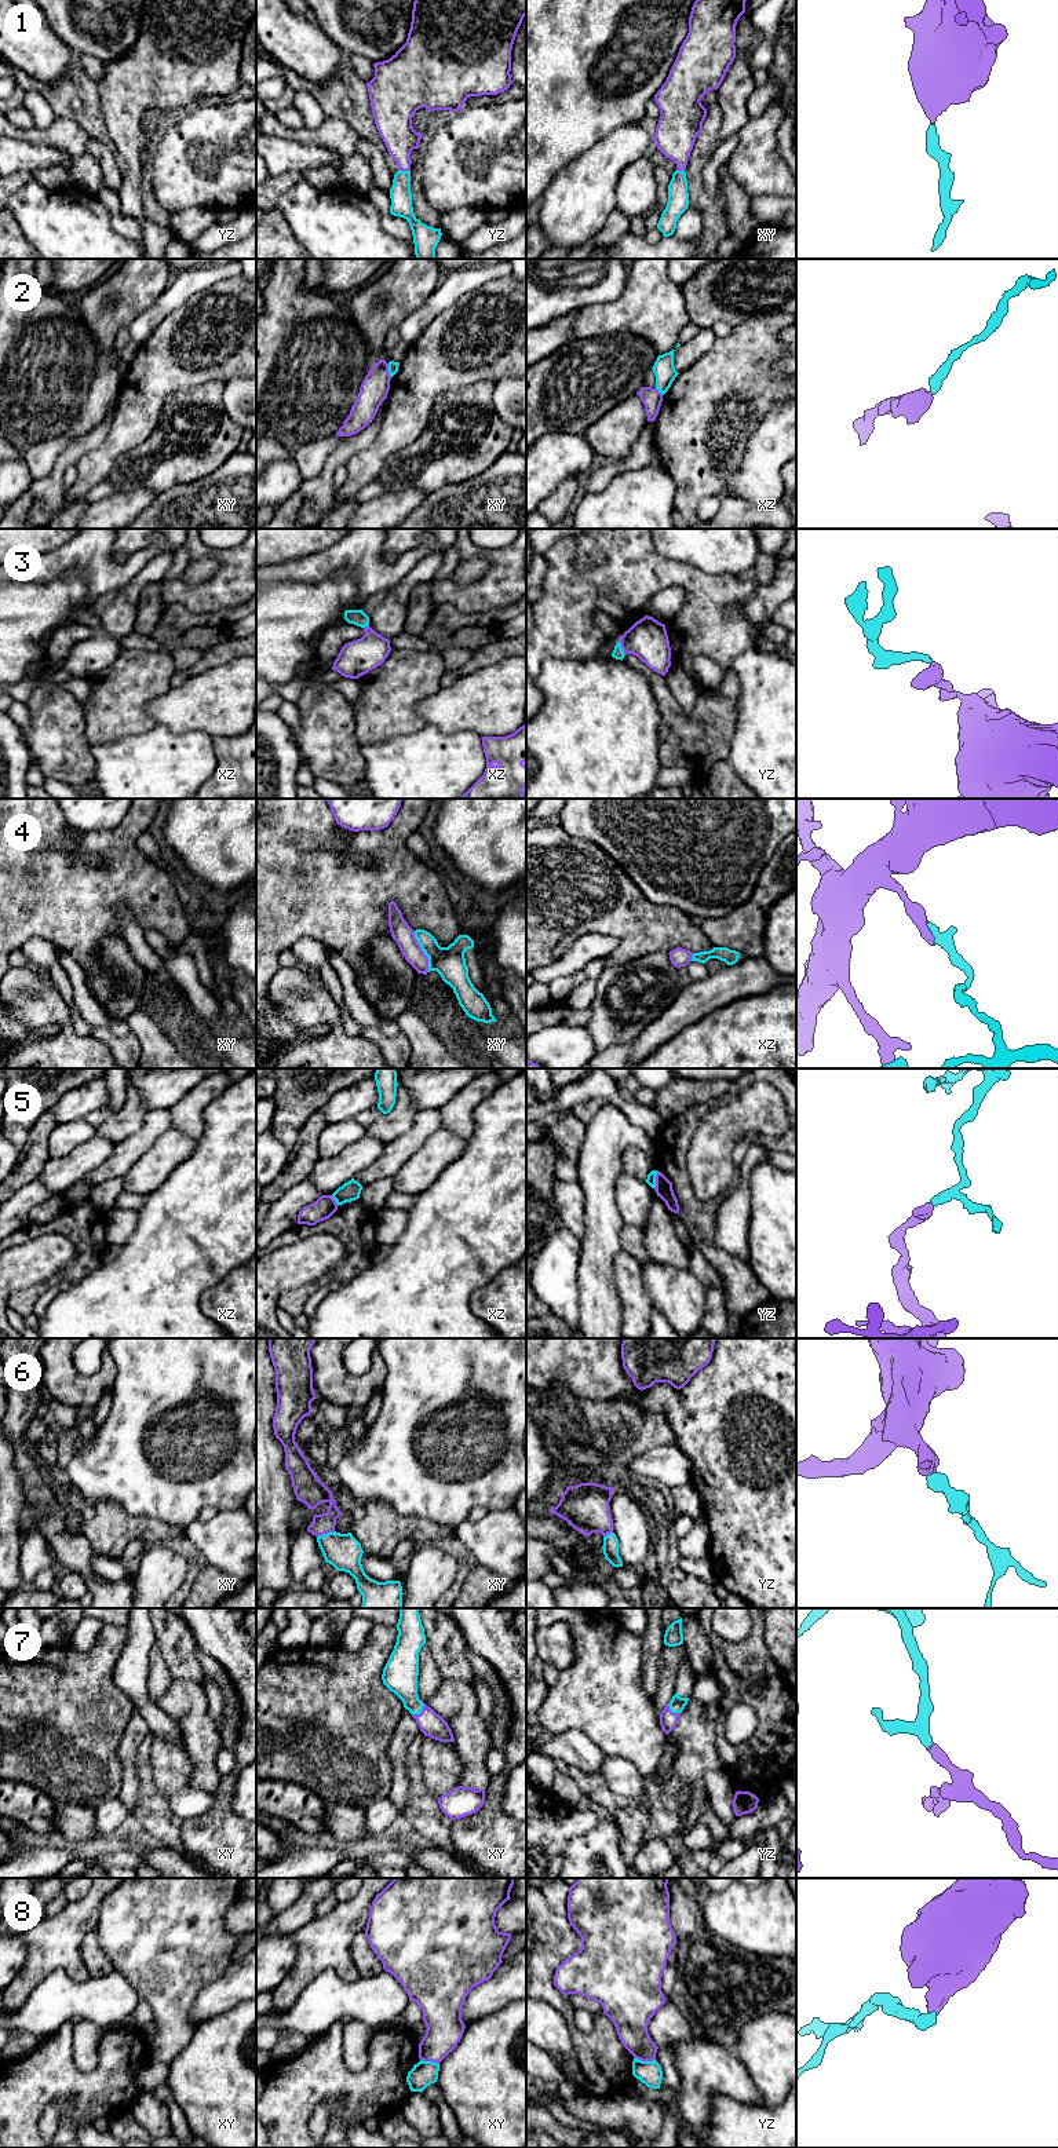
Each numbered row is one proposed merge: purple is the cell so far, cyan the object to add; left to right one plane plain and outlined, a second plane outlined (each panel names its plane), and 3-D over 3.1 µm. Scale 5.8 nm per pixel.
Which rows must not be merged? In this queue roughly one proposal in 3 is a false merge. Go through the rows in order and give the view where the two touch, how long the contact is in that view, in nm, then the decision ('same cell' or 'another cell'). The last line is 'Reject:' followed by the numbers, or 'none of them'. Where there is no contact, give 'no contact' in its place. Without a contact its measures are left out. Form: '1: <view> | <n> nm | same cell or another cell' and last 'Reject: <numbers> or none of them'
1: yz | 70 nm | same cell
2: xy | 80 nm | another cell
3: yz | 90 nm | same cell
4: xy | 260 nm | same cell
5: yz | 110 nm | another cell
6: xy | 110 nm | same cell
7: xy | 100 nm | same cell
8: yz | 130 nm | another cell
Reject: 2, 5, 8

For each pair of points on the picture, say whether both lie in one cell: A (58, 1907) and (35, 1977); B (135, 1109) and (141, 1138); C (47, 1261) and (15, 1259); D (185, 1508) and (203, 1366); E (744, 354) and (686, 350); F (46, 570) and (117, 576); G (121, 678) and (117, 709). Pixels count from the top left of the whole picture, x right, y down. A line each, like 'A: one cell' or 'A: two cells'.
A: two cells
B: two cells
C: one cell
D: one cell
E: two cells
F: one cell
G: one cell

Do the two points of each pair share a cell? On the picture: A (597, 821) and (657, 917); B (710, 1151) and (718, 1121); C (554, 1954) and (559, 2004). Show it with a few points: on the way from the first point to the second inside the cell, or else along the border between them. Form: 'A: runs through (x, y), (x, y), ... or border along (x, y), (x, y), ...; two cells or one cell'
A: border along (624, 872), (649, 901), (675, 908); two cells
B: runs through (712, 1144), (718, 1128); one cell
C: runs through (546, 1966), (546, 1988), (548, 1991); one cell

